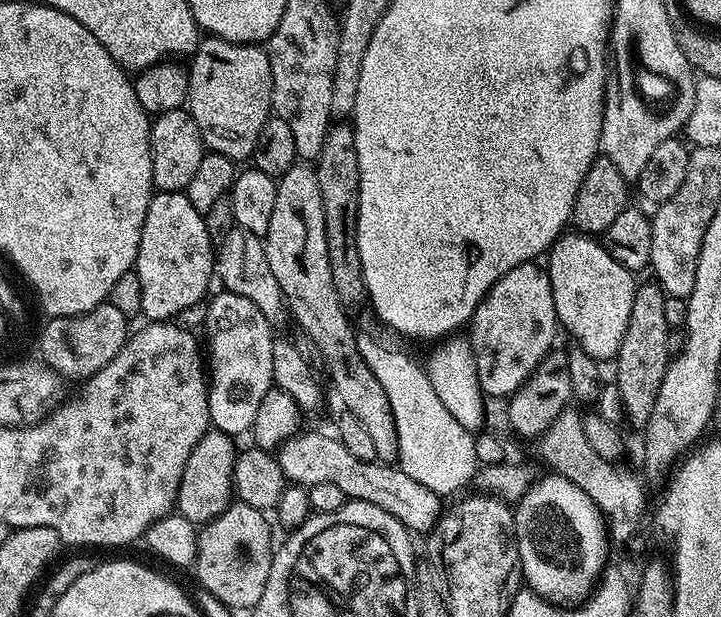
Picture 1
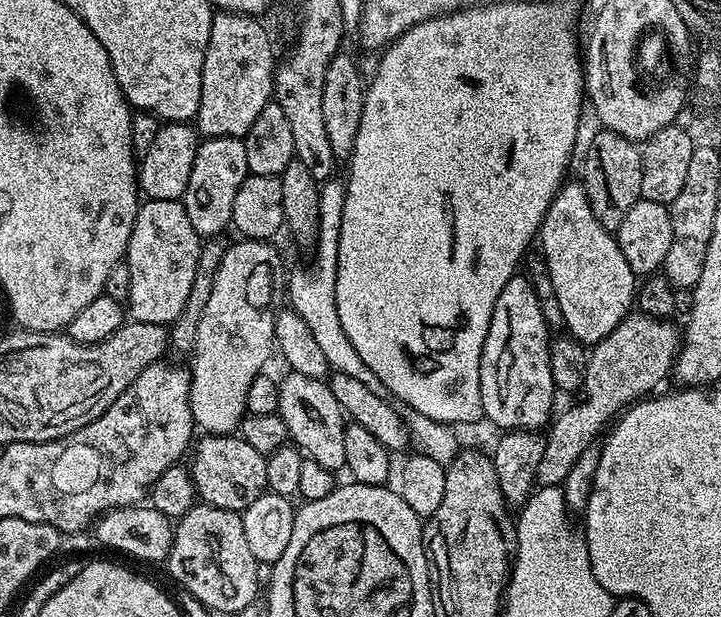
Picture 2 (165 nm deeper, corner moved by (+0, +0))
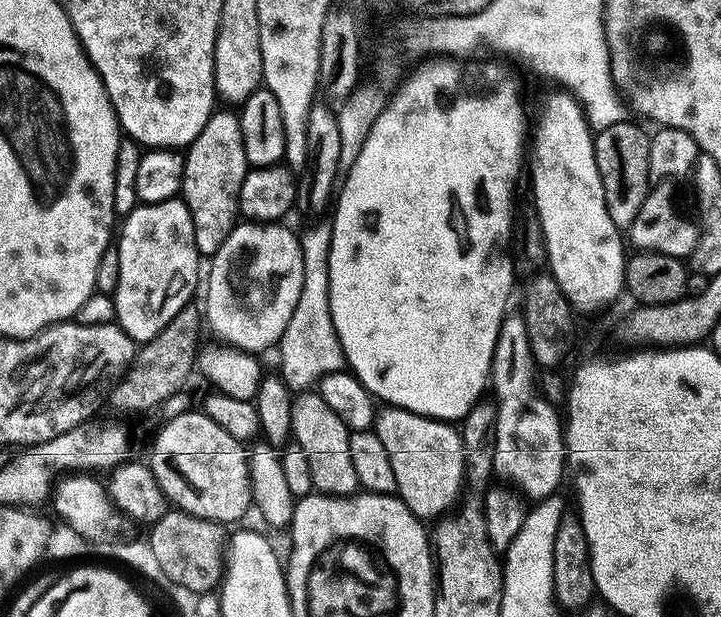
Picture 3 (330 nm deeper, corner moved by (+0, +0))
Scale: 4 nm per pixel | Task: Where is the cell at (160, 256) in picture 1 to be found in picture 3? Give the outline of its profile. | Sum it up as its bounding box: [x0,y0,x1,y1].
[114,198,202,341]

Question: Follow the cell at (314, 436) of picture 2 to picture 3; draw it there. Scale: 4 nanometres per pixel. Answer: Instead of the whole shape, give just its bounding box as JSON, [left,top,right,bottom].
[292,392,359,498]

